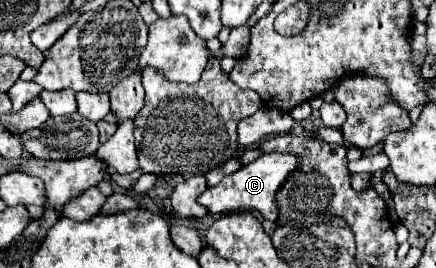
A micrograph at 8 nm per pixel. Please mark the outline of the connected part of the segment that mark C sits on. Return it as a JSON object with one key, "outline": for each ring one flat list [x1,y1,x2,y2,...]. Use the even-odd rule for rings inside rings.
{"outline":[[265,153,255,161,243,165,237,173,225,177,219,185,207,187,207,191,201,193,197,201,215,215,233,213,233,211,259,211,265,219,277,221,279,219,277,189,281,189,285,177,289,177,289,173,297,171,299,167,301,167,301,157,293,153]]}

